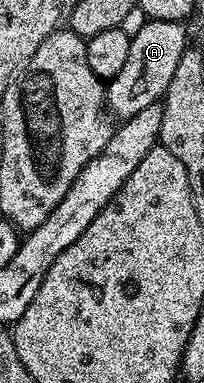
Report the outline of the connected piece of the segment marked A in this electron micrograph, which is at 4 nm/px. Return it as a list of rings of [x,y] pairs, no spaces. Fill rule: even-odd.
[[[147,19],[144,29],[130,36],[128,61],[124,61],[124,69],[105,84],[106,107],[111,116],[119,115],[119,120],[125,121],[140,113],[140,109],[148,109],[148,105],[161,100],[168,89],[168,81],[172,81],[176,73],[176,65],[180,65],[180,57],[188,49],[184,28],[176,21]]]

